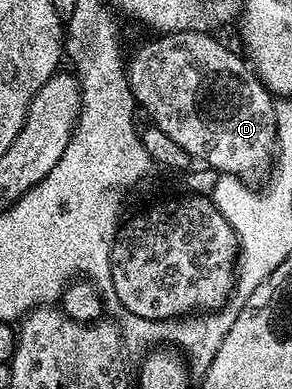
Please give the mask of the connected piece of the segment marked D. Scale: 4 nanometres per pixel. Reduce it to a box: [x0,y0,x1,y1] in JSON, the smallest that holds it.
[126,32,276,178]

